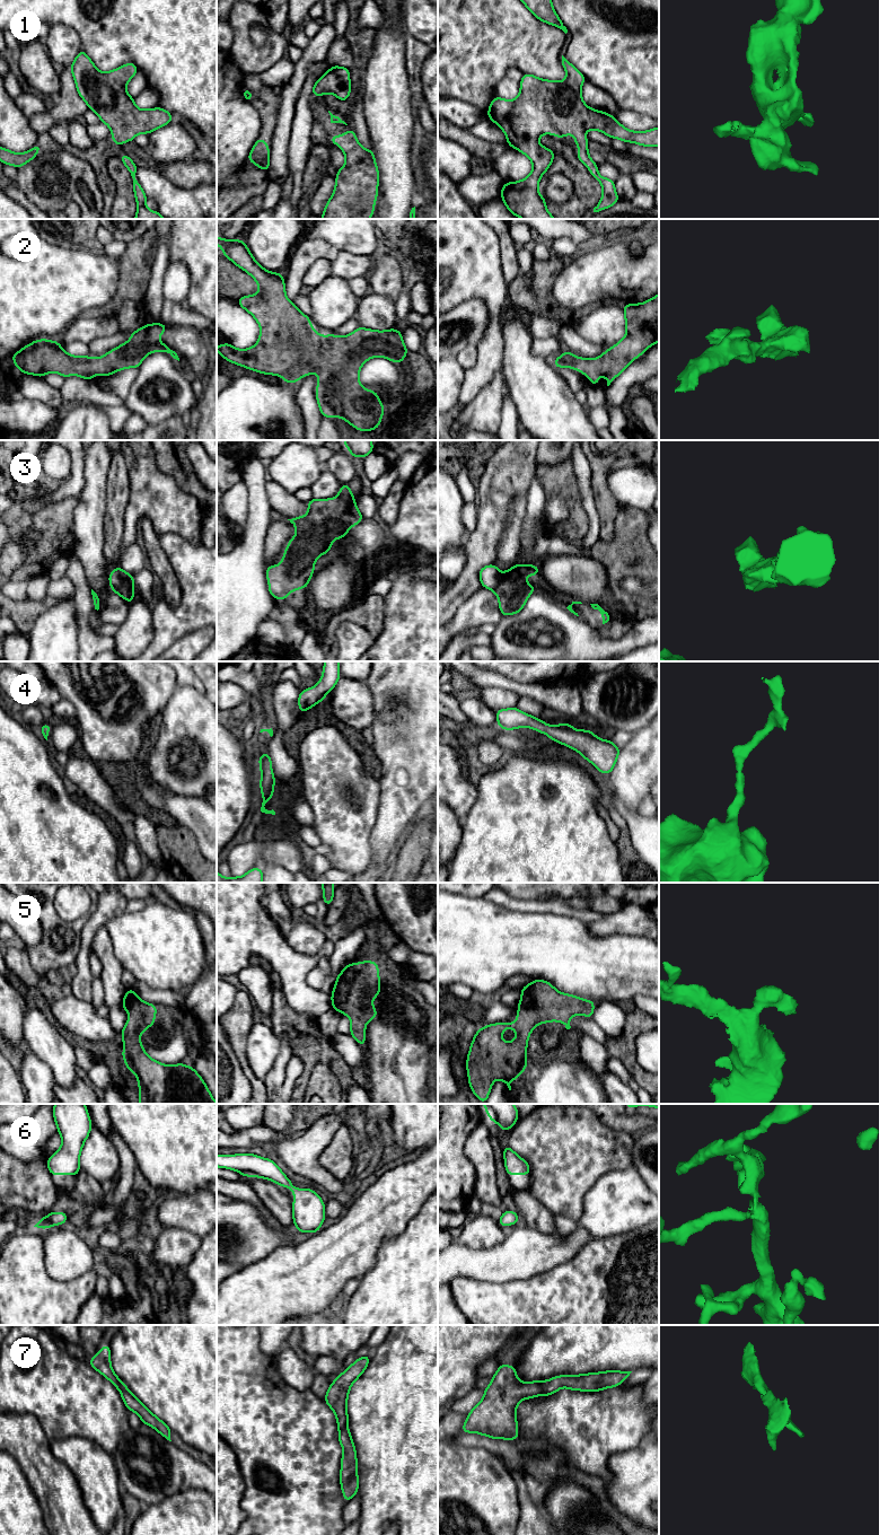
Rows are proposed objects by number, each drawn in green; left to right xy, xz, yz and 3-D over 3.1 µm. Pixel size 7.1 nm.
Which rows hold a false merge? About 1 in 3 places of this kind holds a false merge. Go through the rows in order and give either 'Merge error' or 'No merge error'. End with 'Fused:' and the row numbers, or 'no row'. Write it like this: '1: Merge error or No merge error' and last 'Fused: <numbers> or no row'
1: No merge error
2: No merge error
3: Merge error
4: No merge error
5: No merge error
6: No merge error
7: No merge error
Fused: 3

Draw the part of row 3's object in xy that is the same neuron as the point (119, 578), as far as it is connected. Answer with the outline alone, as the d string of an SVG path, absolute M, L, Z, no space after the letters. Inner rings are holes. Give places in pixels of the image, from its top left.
M117 565L108 576L108 581L114 587L134 587L134 577Z

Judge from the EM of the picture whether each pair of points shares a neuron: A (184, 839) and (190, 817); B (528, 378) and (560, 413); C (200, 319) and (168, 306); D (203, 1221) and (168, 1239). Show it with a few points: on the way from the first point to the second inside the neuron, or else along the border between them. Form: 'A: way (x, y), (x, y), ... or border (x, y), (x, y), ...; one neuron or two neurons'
A: border (178, 824), (186, 827), (193, 834), (201, 851); two neurons
B: way (536, 387), (551, 404); one neuron
C: way (192, 318), (176, 314); one neuron
D: border (165, 1227), (183, 1228), (201, 1237); two neurons

